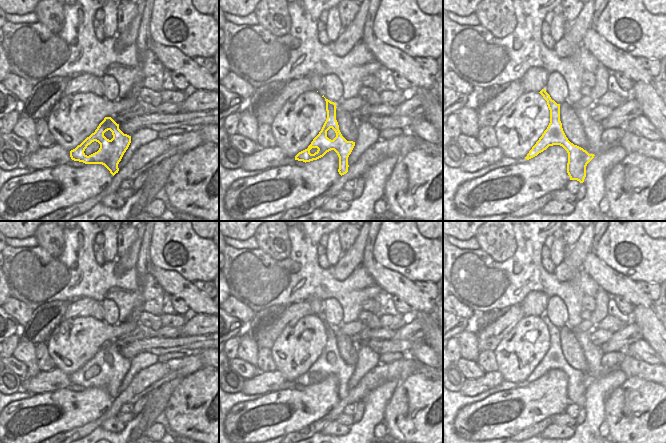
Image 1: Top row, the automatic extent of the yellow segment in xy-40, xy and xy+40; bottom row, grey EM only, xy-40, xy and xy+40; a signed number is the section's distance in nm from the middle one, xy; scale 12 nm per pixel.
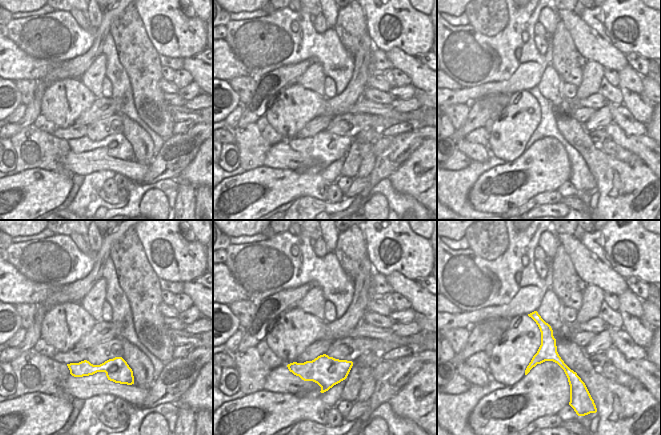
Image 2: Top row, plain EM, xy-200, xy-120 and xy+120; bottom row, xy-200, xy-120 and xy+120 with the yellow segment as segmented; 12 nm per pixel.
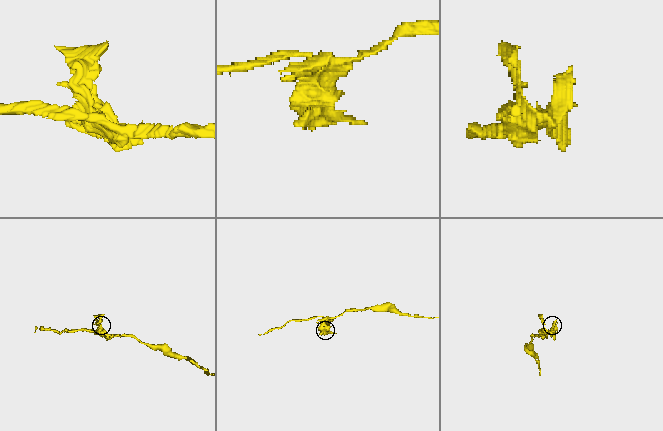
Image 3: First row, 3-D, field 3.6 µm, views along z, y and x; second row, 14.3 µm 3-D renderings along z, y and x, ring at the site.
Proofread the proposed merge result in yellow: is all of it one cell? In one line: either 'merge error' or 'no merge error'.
no merge error

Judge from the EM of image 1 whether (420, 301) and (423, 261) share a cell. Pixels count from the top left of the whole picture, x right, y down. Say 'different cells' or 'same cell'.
different cells

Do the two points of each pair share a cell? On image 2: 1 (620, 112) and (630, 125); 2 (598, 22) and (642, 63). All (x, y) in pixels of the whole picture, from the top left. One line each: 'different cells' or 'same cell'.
1: same cell
2: different cells

